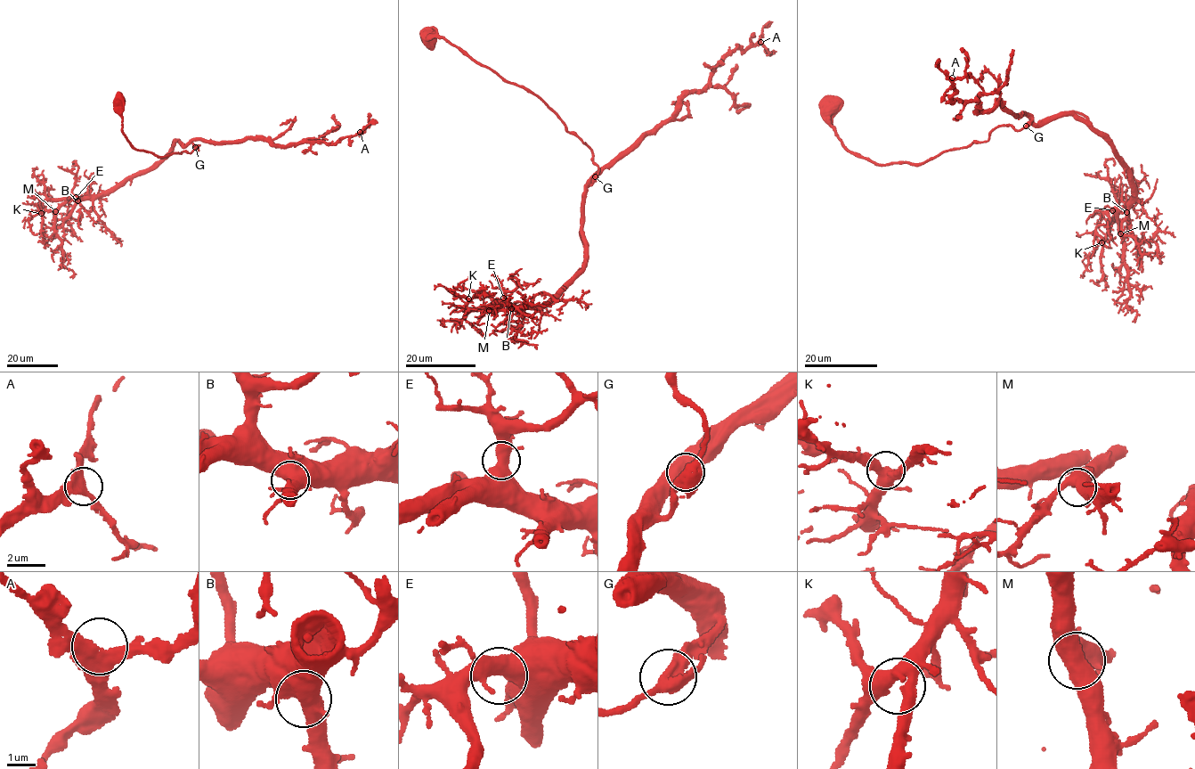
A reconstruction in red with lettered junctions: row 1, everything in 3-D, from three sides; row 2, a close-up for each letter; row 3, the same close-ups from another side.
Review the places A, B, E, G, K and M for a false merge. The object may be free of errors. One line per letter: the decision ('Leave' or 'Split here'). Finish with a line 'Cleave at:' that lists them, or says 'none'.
A: Leave
B: Leave
E: Leave
G: Leave
K: Leave
M: Leave
Cleave at: none

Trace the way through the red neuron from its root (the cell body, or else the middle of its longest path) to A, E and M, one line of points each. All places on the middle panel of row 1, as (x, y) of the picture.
A: (426, 39), (443, 37), (541, 98), (591, 150), (590, 184), (722, 60), (760, 42)
E: (426, 39), (443, 37), (539, 95), (597, 166), (585, 189), (581, 267), (541, 304), (509, 305), (503, 298)
M: (426, 39), (443, 37), (539, 95), (597, 166), (585, 189), (581, 267), (541, 304), (497, 303), (489, 310)

